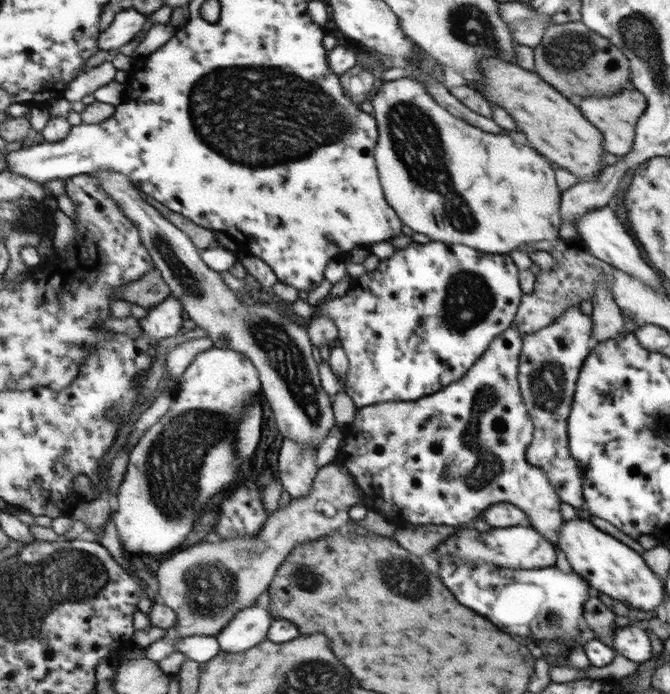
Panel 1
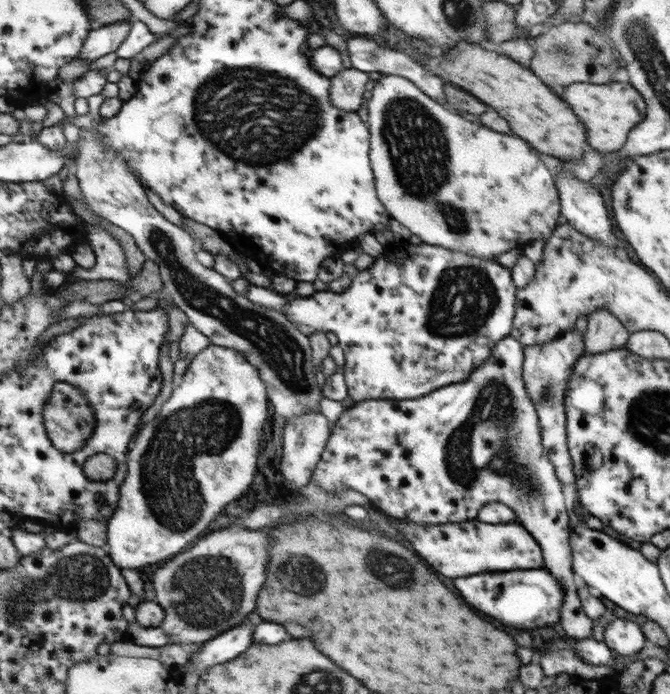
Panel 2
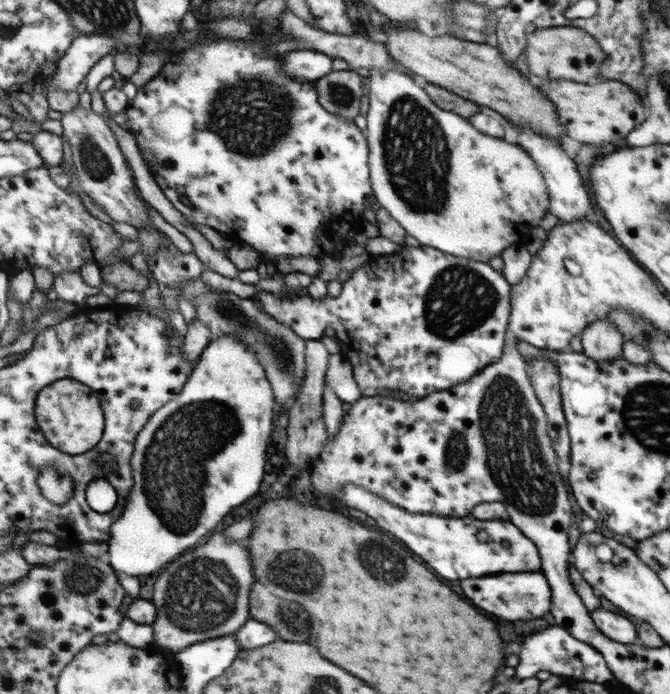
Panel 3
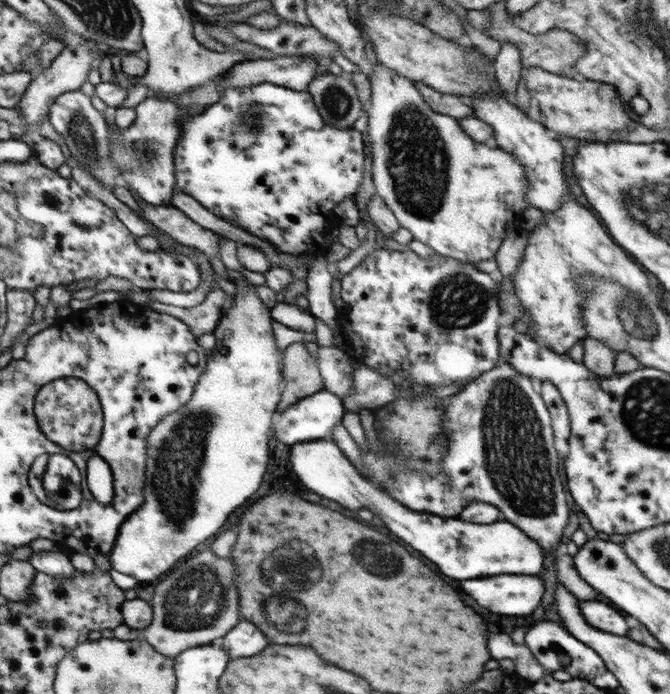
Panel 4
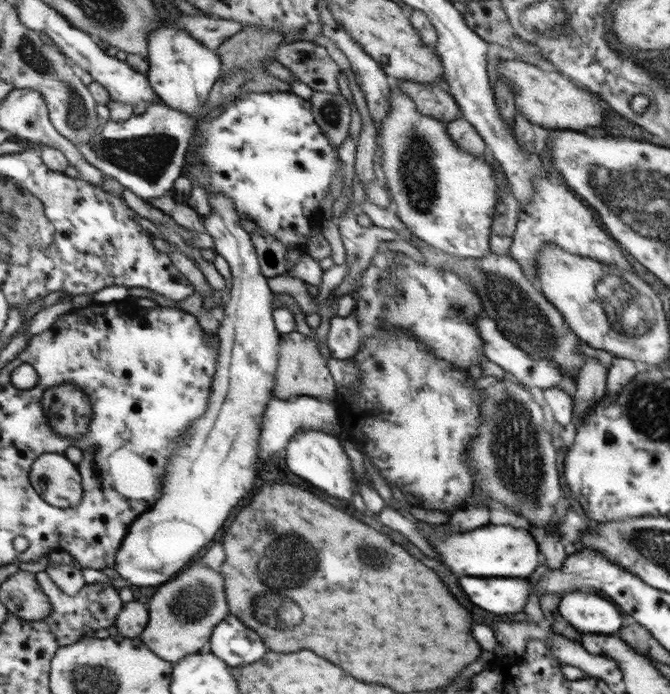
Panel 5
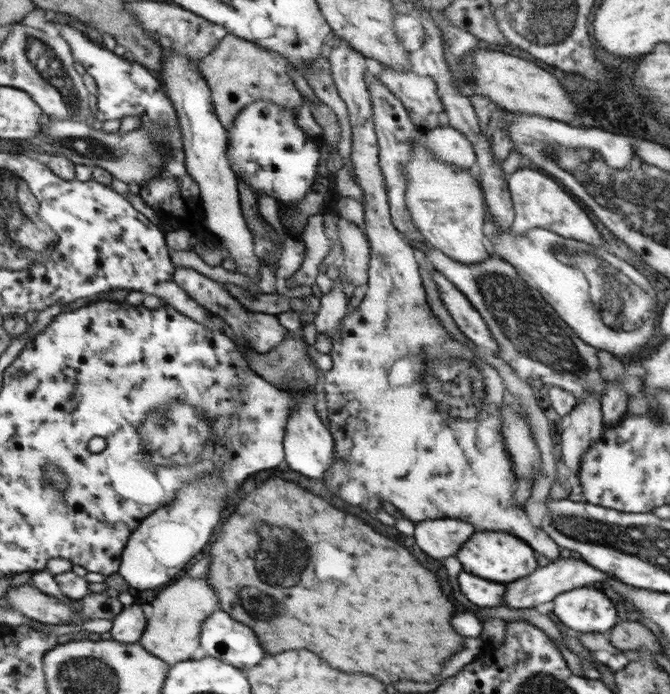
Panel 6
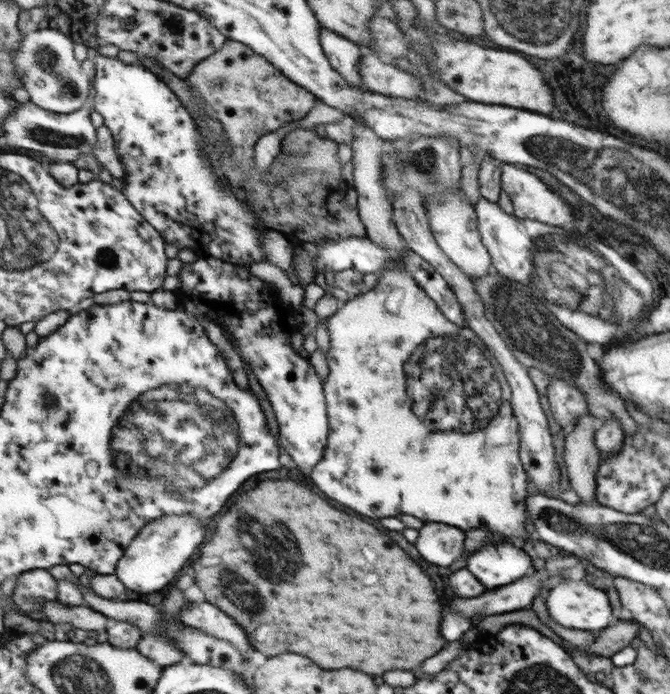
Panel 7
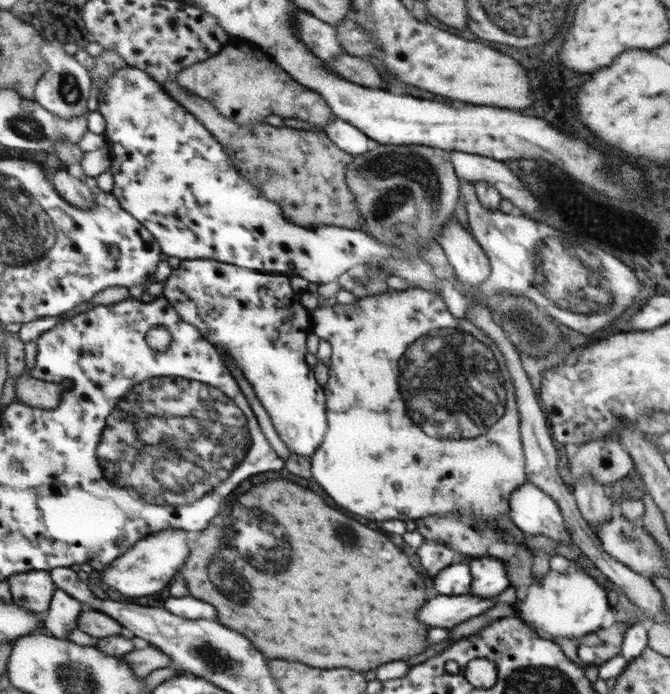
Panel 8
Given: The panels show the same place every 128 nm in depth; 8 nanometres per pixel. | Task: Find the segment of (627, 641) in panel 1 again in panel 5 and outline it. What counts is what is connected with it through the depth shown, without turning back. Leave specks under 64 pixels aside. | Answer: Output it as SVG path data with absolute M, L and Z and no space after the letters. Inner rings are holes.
M571 591L560 598L557 611L580 634L614 635L621 629L619 610L601 594Z

